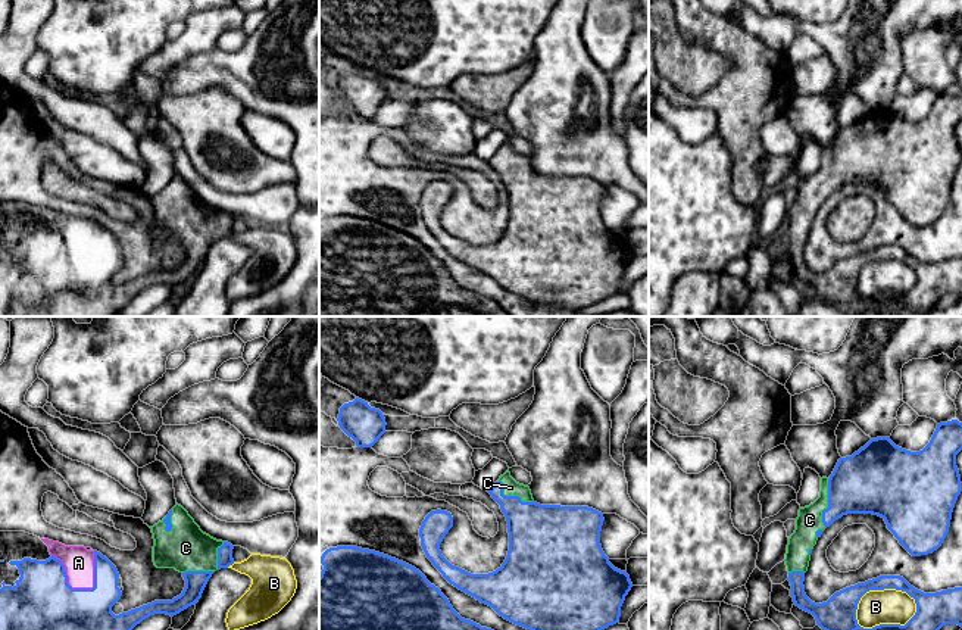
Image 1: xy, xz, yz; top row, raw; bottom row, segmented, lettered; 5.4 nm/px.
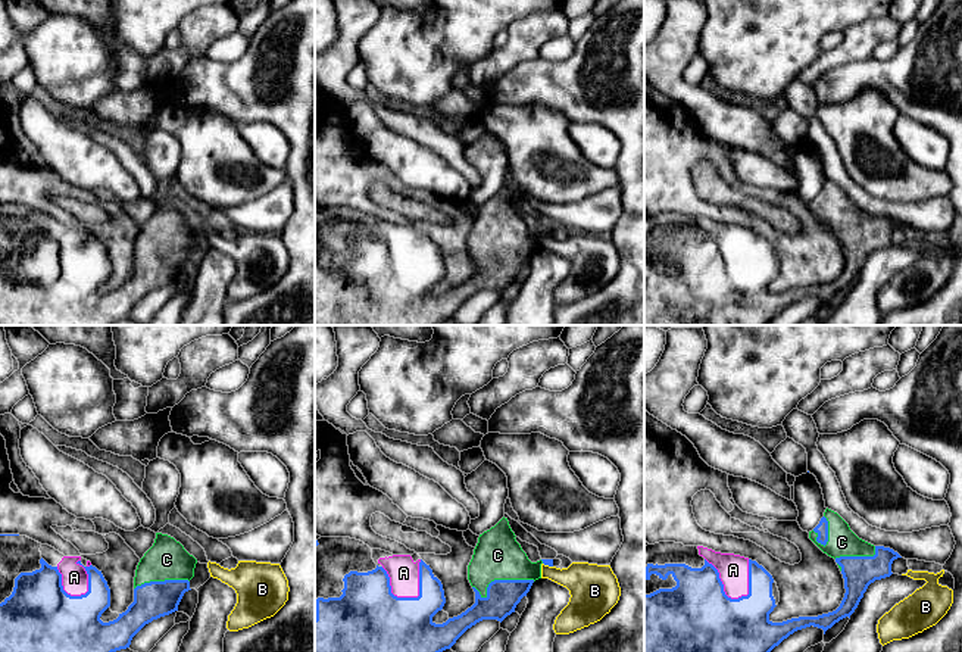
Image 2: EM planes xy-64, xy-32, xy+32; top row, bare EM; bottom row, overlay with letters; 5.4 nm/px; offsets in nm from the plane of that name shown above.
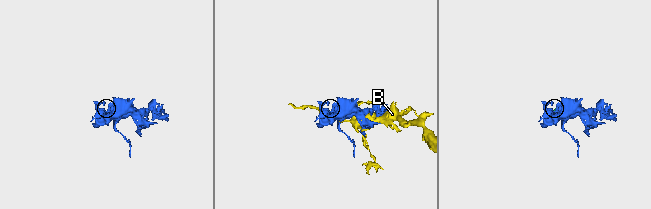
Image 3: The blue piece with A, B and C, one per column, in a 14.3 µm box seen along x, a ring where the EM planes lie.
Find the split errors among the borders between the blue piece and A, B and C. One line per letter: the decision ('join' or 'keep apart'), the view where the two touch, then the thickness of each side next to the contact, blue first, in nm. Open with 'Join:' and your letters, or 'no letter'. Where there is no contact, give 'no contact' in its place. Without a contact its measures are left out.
Join: A, C
A: join; contact in xy; calibres 320 and 160 nm
B: keep apart; contact in yz; calibres 180 and 190 nm
C: join; contact in yz; calibres 340 and 140 nm

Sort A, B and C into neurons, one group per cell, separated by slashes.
A C / B

